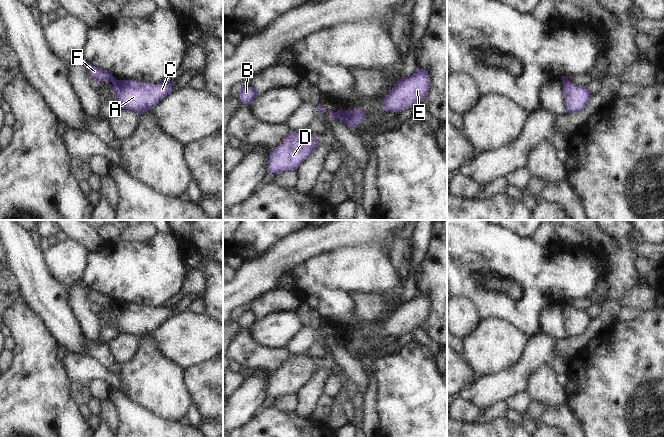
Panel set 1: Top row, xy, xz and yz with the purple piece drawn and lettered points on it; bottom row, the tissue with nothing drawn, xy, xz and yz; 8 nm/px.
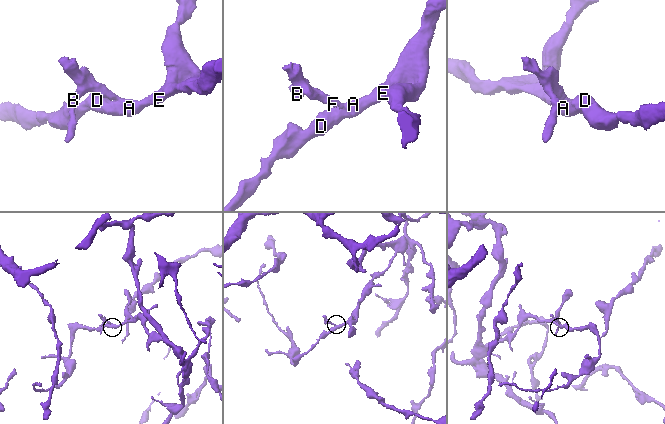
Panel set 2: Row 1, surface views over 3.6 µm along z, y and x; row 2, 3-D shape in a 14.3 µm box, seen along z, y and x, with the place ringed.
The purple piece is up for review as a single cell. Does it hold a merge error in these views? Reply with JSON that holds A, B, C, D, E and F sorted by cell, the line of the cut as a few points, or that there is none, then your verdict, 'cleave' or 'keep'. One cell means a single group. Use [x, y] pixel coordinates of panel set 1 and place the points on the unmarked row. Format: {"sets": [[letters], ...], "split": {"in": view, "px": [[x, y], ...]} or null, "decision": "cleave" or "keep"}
{"sets": [["A", "C", "D", "E"], ["B", "F"]], "split": {"in": "xy", "px": [[115, 303], [112, 306]]}, "decision": "cleave"}

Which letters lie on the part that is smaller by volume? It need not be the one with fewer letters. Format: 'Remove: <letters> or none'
Remove: B, F

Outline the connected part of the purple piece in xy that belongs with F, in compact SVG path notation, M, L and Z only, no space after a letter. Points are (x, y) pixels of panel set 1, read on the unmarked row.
M86 285L86 287L88 288L89 295L90 295L90 298L91 298L93 304L97 308L102 304L104 304L106 307L113 306L115 304L115 301L111 297L109 297L99 291L93 290L88 285Z

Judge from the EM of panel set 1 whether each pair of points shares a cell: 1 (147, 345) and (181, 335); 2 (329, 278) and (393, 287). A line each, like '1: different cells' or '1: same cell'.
1: different cells
2: same cell

